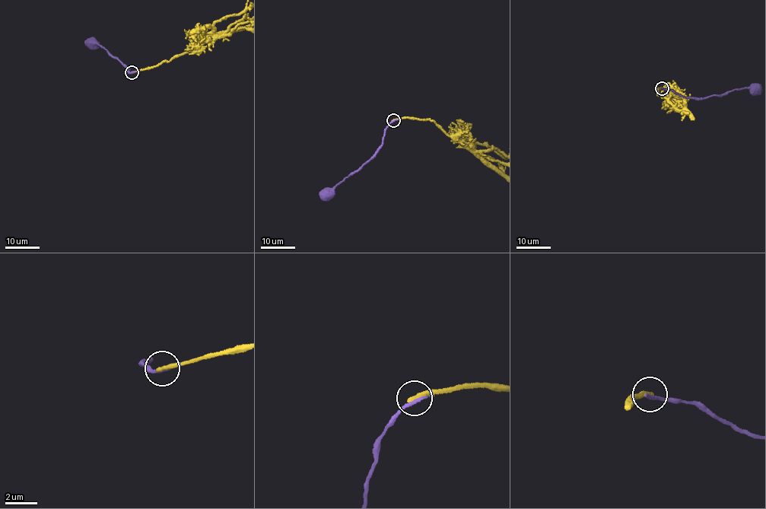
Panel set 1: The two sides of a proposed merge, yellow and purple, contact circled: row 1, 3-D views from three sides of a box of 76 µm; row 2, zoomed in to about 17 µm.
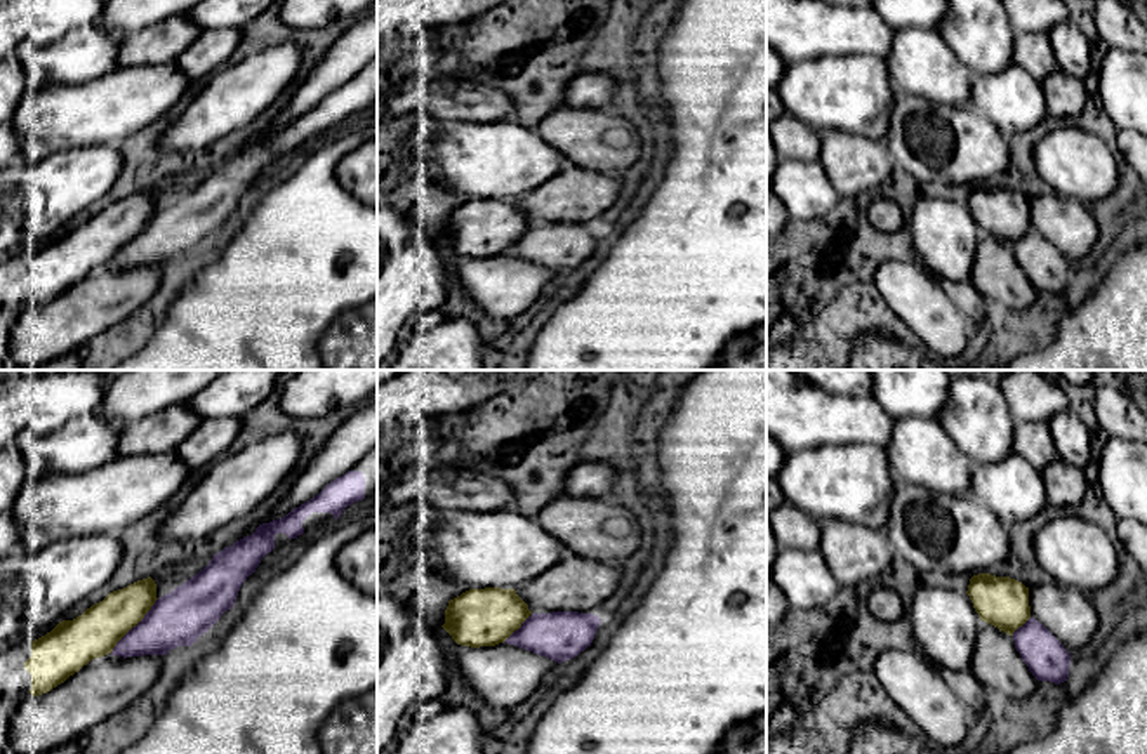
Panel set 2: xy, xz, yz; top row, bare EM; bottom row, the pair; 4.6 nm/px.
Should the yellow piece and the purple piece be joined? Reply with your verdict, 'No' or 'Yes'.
No

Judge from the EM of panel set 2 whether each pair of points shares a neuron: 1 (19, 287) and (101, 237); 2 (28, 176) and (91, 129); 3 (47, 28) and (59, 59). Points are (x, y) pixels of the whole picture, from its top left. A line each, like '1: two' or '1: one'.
1: one
2: two
3: two

